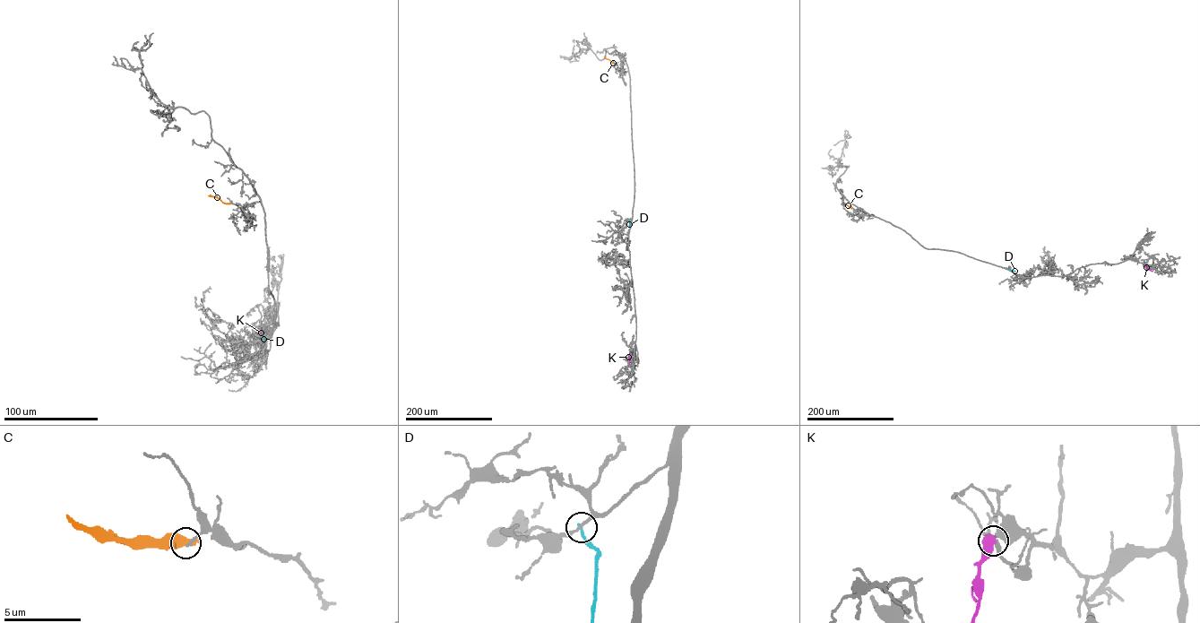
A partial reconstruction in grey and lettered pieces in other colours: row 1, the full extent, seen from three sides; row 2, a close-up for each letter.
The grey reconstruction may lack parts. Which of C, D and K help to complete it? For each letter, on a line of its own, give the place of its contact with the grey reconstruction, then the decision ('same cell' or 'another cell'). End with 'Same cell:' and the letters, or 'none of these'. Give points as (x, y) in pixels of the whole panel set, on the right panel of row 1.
C: contact (852, 208); another cell
D: contact (1009, 268); another cell
K: contact (1144, 266); another cell
Same cell: none of these

